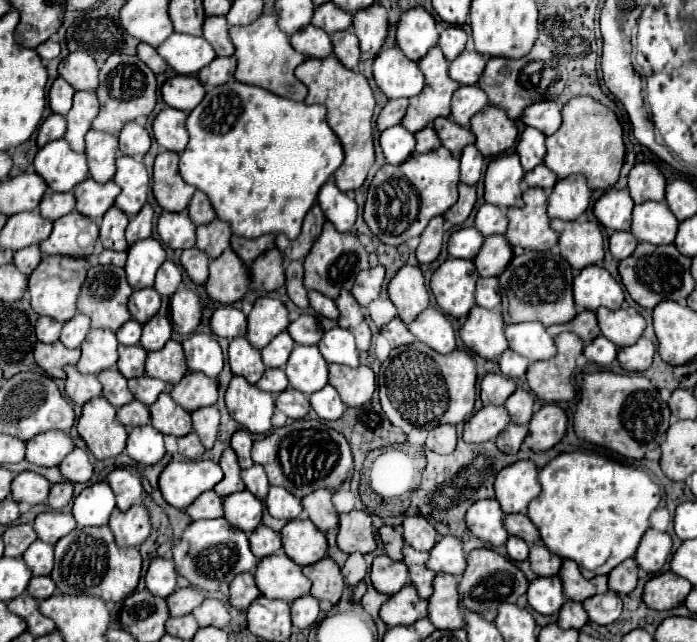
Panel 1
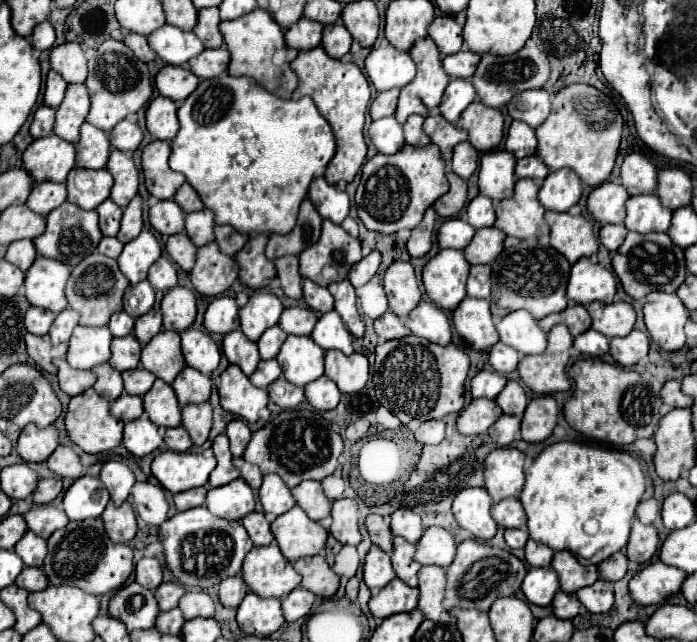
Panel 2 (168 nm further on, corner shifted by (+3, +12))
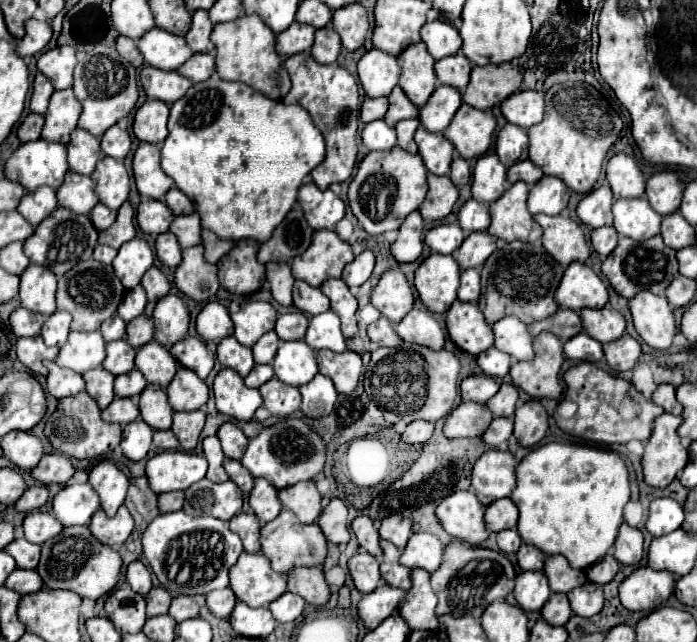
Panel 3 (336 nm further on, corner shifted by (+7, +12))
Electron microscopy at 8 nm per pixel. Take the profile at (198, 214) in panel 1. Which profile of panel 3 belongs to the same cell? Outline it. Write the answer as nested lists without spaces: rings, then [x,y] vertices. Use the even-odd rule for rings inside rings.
[[[171,188],[167,192],[167,196],[165,196],[165,202],[173,210],[175,216],[179,216],[179,214],[193,214],[195,212],[193,202],[179,188]]]

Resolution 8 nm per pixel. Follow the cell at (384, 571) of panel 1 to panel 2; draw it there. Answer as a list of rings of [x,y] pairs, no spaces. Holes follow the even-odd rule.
[[[371,546],[371,550],[365,556],[365,566],[363,566],[363,582],[371,590],[381,590],[395,578],[391,558],[385,554],[381,548]]]

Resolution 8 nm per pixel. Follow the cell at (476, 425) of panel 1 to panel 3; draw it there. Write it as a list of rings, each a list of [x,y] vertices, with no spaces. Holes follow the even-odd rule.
[[[461,402],[449,416],[443,428],[447,438],[461,438],[461,436],[483,436],[489,428],[493,414],[485,404],[475,402]]]

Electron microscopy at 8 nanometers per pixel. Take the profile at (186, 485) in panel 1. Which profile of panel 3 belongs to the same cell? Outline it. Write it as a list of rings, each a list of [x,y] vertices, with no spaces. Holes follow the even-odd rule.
[[[169,450],[153,456],[147,462],[147,480],[153,492],[187,490],[191,484],[205,478],[207,460],[199,454]]]

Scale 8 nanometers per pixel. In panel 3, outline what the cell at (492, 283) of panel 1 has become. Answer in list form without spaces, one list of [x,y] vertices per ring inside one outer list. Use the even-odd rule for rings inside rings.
[[[463,270],[461,272],[461,284],[459,284],[459,300],[463,302],[477,302],[481,294],[481,284],[479,284],[479,270]]]

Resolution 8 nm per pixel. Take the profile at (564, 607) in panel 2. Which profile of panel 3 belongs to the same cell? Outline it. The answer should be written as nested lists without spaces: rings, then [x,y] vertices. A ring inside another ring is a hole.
[[[551,594],[545,606],[541,608],[541,614],[543,614],[543,620],[547,620],[549,624],[565,626],[567,620],[573,616],[567,594]]]

